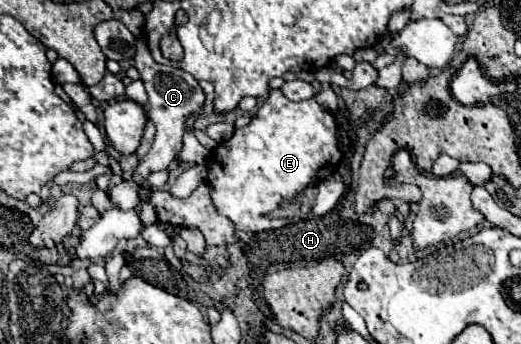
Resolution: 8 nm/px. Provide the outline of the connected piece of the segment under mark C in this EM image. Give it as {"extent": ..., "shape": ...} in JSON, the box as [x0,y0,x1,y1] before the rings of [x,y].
{"extent":[109,40,205,210],"shape":[[[137,40],[133,60],[135,60],[135,68],[141,74],[145,90],[149,94],[149,102],[151,102],[149,118],[155,124],[157,132],[155,132],[155,140],[153,140],[149,152],[139,160],[133,176],[129,180],[121,180],[121,182],[117,182],[115,186],[109,188],[109,202],[117,210],[131,210],[131,208],[135,208],[137,202],[139,202],[139,186],[147,180],[147,176],[151,172],[157,172],[157,170],[167,170],[167,166],[171,164],[171,160],[175,158],[175,154],[183,146],[183,142],[181,142],[181,136],[185,132],[183,122],[193,112],[199,112],[203,108],[203,104],[205,104],[205,94],[199,88],[199,82],[191,74],[187,74],[187,72],[183,72],[179,68],[163,66],[163,64],[153,62],[153,58],[149,54],[149,48],[147,48],[147,44],[143,40]]]}

